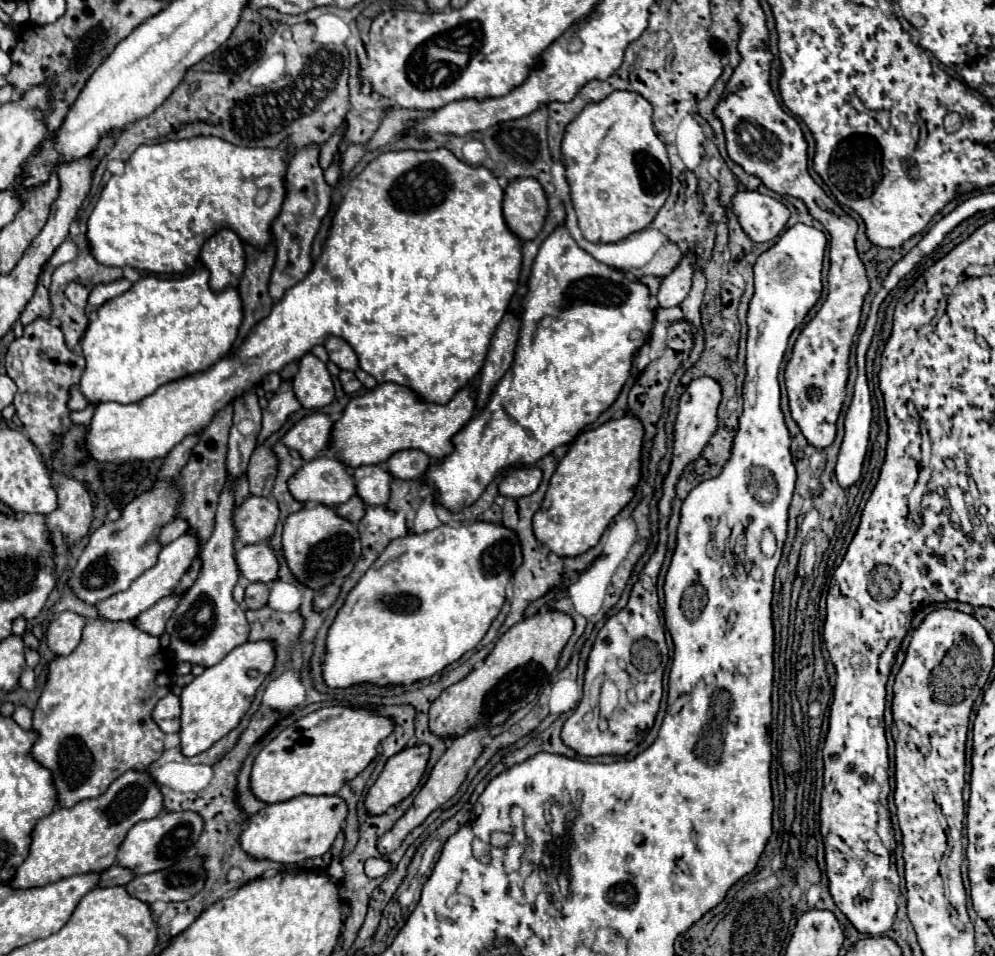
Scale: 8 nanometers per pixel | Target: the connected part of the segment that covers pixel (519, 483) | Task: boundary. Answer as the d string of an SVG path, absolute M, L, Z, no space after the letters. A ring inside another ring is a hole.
M530 466L526 470L512 470L510 476L502 478L498 488L502 496L522 498L522 496L530 496L532 492L536 492L536 488L540 486L540 480L542 480L542 472Z

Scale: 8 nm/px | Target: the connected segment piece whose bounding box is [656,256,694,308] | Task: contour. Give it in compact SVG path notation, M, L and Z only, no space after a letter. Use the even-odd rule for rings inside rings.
M684 256L680 266L668 278L662 280L660 290L656 294L660 308L678 306L688 296L692 286L692 272L694 272L690 262L692 262L692 256Z

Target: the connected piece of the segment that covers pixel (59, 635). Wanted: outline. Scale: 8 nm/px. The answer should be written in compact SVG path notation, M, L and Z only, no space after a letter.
M62 612L48 624L46 644L58 656L68 656L82 638L86 620L76 612Z

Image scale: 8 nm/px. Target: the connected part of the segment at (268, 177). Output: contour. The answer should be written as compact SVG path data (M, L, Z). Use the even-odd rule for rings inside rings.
M196 136L196 138L188 138L188 140L168 140L168 142L160 142L160 144L152 144L152 146L148 146L148 144L138 146L138 150L126 160L124 174L122 176L112 176L106 182L90 218L88 218L86 238L88 238L88 248L90 248L92 256L96 258L96 262L100 262L104 266L116 266L116 268L132 266L132 268L148 270L148 272L156 272L156 274L170 274L170 272L184 272L184 266L194 268L196 260L200 256L200 246L204 244L206 238L214 236L218 228L232 228L244 242L250 242L254 246L268 244L272 240L272 232L270 232L272 220L278 216L280 204L284 200L284 174L286 174L288 160L284 158L282 150L284 150L284 144L280 144L276 148L268 148L268 150L260 150L260 148L246 150L244 146L234 146L234 144L228 144L226 140L214 138L214 136ZM260 190L268 190L268 200L266 200L266 204L256 206L256 194Z

